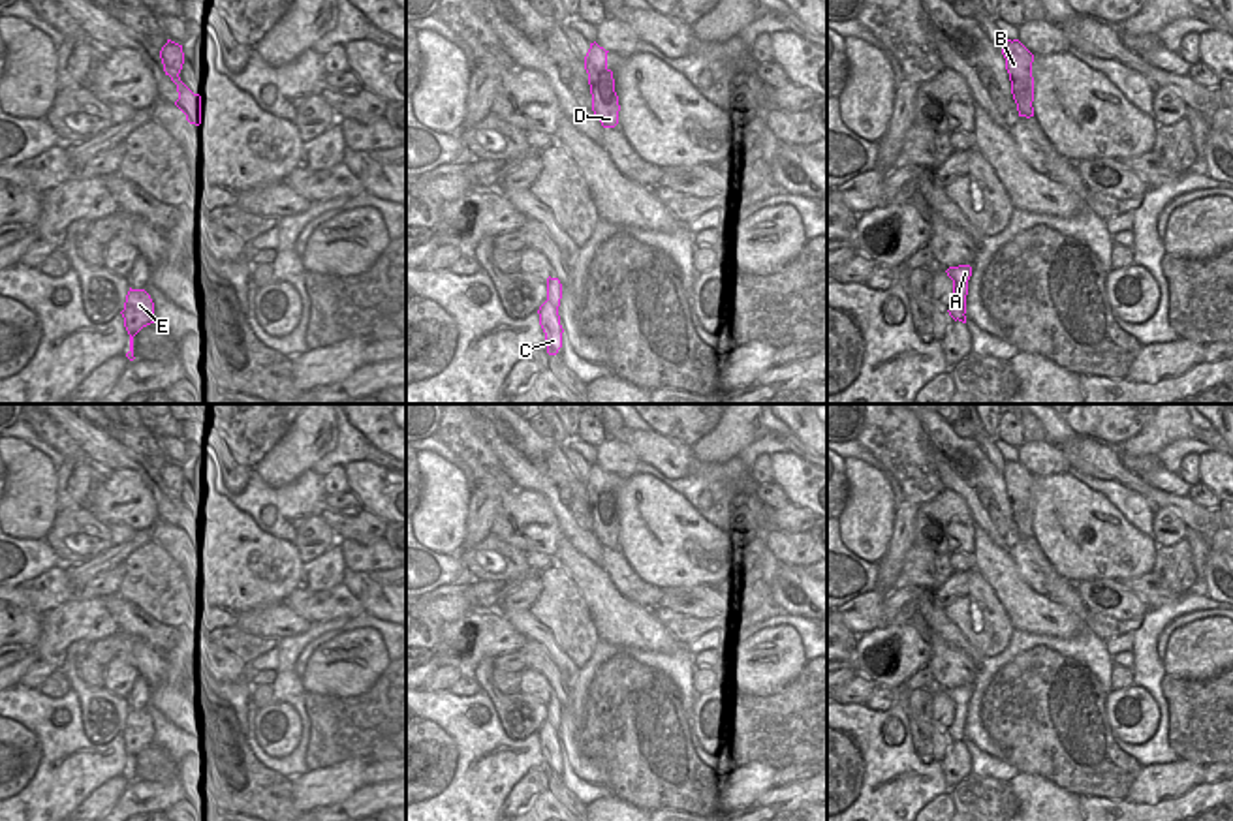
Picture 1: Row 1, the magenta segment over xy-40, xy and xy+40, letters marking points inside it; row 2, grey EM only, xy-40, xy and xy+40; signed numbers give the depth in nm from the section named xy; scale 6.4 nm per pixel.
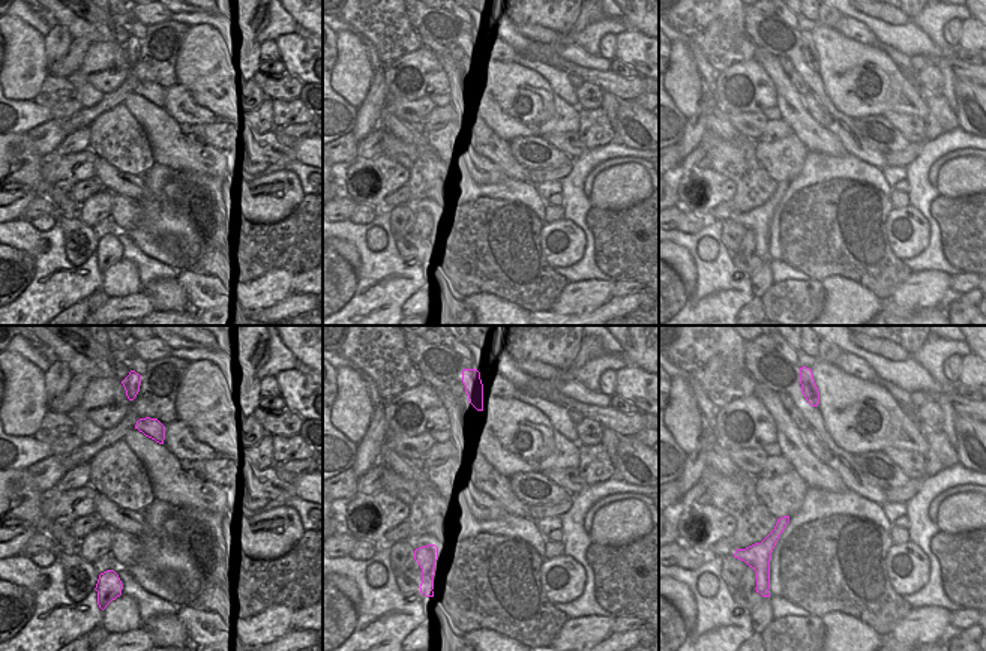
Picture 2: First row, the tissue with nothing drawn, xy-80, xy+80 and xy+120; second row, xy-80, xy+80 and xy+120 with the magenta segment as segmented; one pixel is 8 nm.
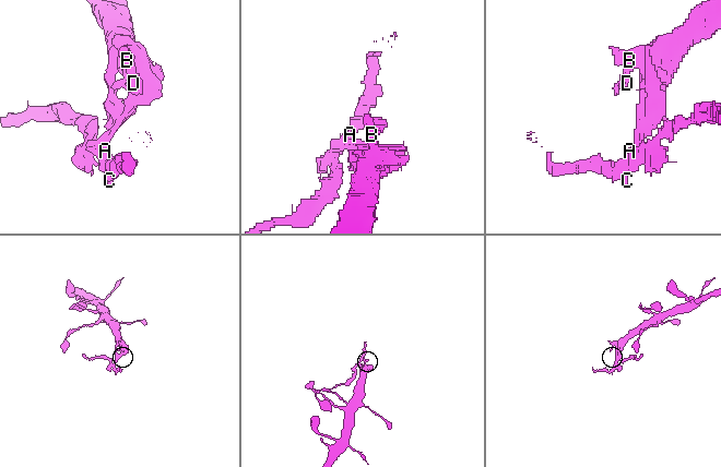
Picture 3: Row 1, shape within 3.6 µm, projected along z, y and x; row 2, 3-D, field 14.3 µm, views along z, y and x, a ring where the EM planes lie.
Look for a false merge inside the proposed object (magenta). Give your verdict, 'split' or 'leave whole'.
split

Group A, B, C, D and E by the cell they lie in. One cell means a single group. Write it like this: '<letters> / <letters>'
A B D / C E

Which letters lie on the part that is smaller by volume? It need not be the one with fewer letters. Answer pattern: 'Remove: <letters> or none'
Remove: C, E.

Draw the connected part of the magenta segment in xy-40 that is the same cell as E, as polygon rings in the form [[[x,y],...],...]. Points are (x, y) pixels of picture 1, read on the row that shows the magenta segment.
[[[132,289],[126,295],[124,310],[124,327],[130,334],[130,351],[126,357],[133,361],[133,336],[147,325],[154,323],[154,302],[145,289]]]

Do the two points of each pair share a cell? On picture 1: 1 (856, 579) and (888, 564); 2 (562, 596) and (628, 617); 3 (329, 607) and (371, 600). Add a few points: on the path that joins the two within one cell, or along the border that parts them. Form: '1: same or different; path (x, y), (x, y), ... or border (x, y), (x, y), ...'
1: different; border (874, 564), (876, 587)
2: same; path (579, 604), (593, 604), (611, 617)
3: different; border (343, 583), (365, 611)

